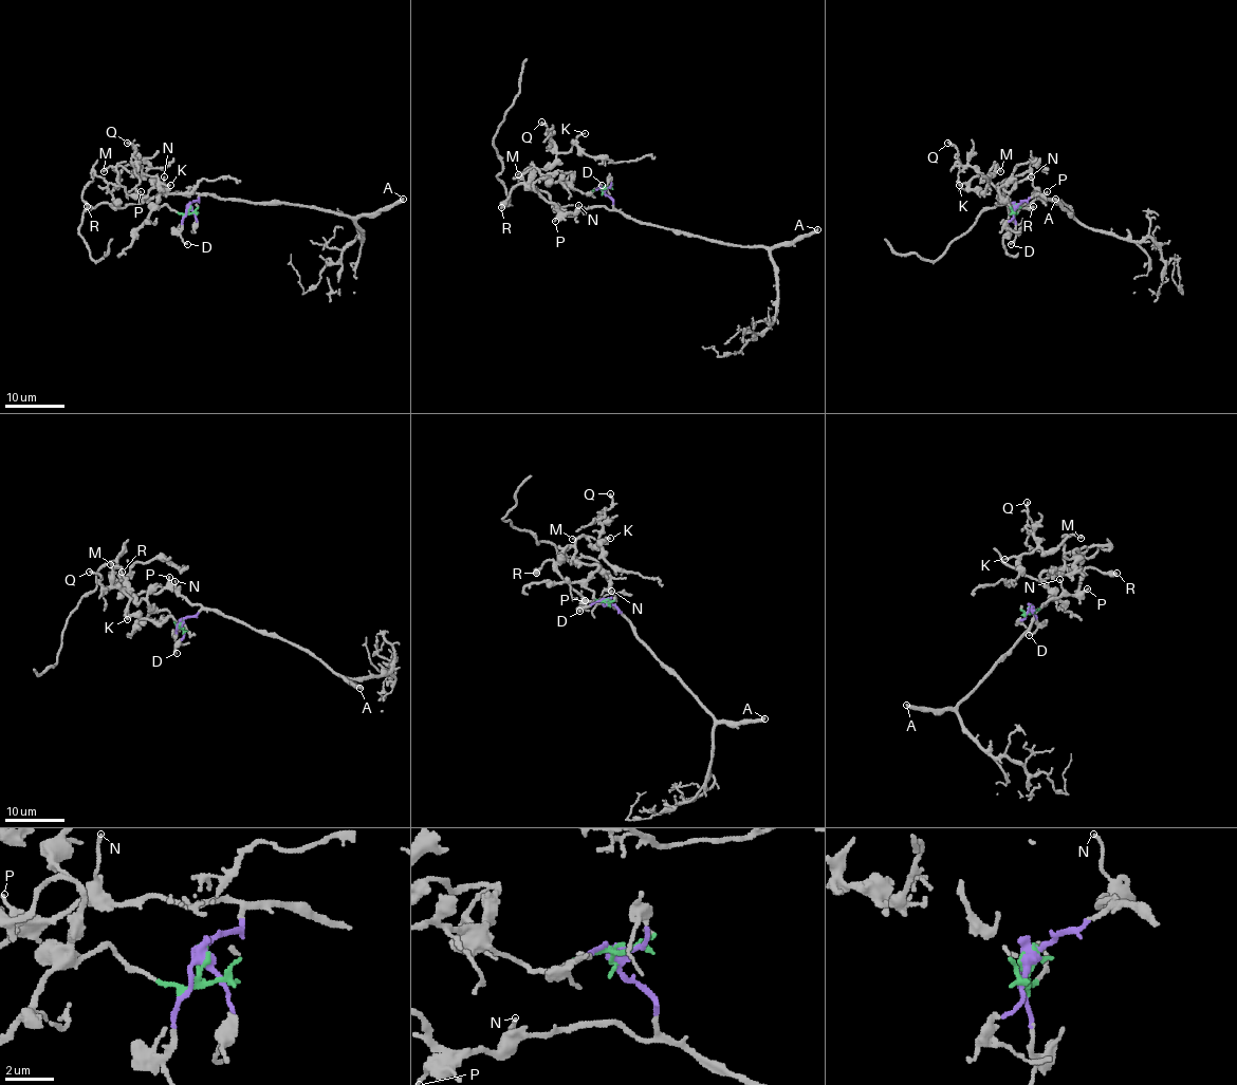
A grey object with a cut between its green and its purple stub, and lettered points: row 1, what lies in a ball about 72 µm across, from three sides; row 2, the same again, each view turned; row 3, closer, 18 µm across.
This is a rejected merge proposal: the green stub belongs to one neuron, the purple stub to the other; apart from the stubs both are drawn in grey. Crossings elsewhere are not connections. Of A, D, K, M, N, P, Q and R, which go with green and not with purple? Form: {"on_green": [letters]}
{"on_green": ["K", "M", "Q"]}

